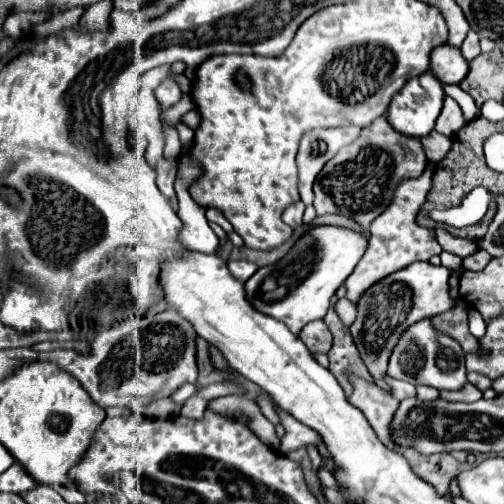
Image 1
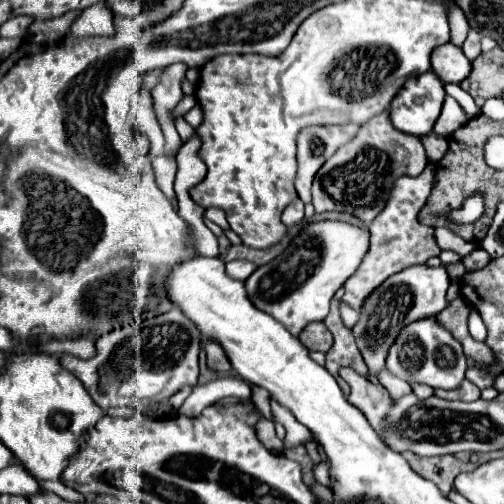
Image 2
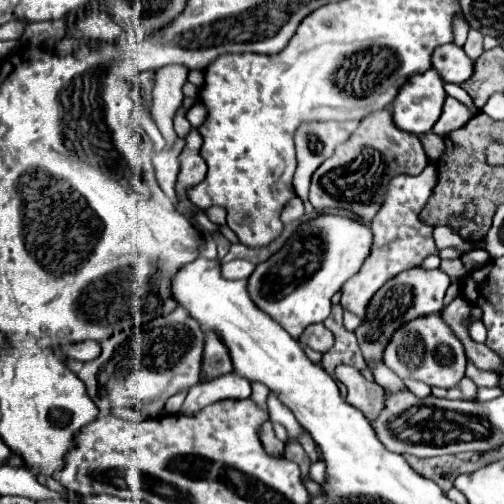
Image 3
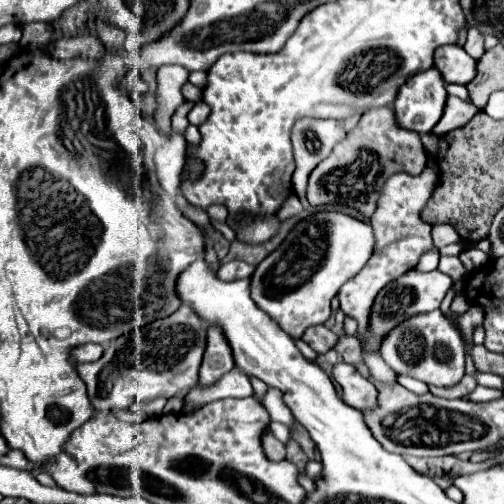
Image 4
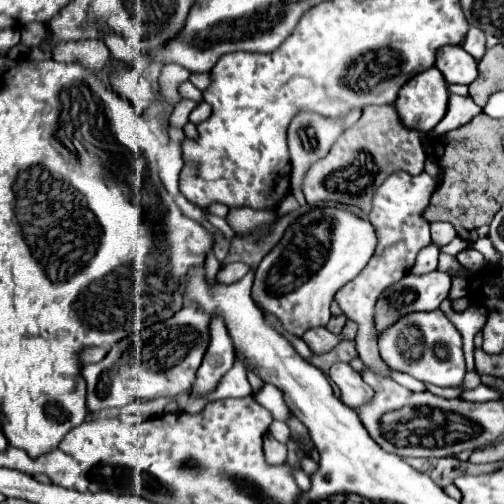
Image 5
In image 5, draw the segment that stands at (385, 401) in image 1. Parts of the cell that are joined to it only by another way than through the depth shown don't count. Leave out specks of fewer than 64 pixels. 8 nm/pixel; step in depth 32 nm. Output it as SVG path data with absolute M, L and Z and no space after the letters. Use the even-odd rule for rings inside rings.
M344 362L332 364L328 378L334 380L334 384L340 388L340 400L350 408L368 402L372 396L372 388L362 380L362 376L356 370L352 370Z

